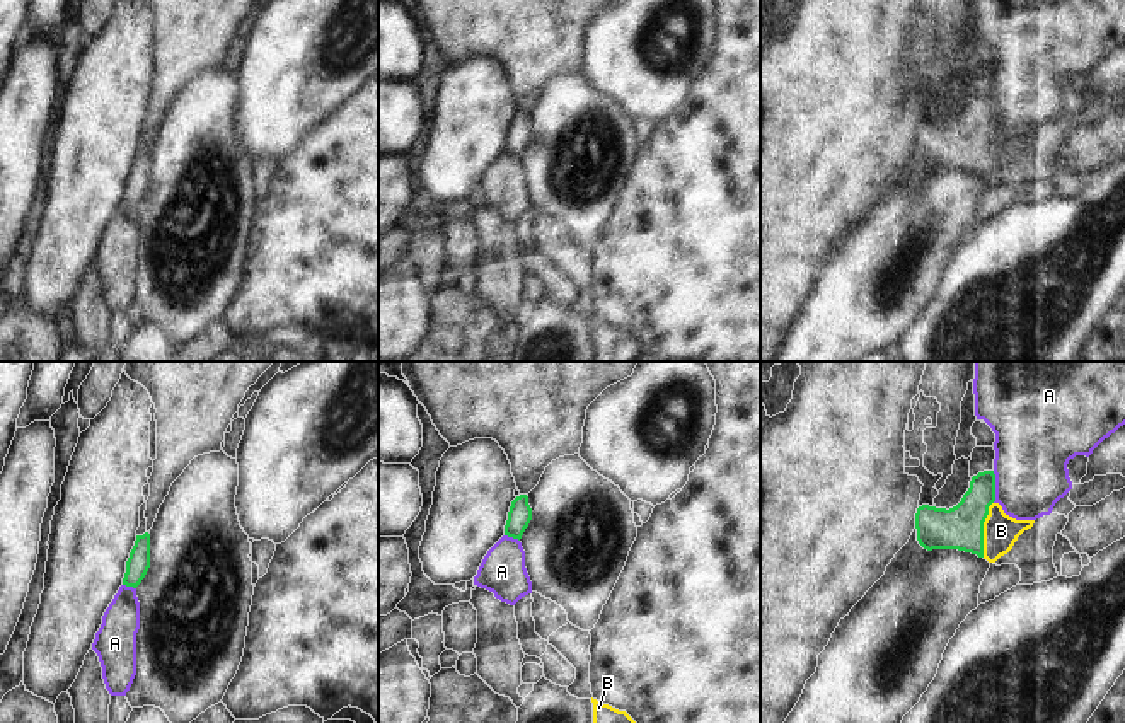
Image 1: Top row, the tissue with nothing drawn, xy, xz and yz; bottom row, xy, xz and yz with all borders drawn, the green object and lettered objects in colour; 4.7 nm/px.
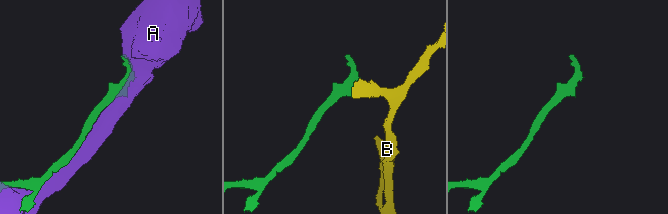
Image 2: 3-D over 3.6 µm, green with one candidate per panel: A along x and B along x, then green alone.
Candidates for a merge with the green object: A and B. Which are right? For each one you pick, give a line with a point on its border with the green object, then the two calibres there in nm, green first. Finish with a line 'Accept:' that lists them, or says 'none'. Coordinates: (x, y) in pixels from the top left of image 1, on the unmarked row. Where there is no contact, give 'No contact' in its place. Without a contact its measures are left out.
B: Touches green at yz (982, 147). Thickness 200 nm (green) against 160 nm
Accept: B

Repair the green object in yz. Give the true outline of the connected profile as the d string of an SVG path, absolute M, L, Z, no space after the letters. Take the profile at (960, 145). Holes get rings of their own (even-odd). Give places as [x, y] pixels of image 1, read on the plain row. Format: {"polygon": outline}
{"polygon": "M995 92L972 95L961 119L946 128L922 123L915 131L919 162L927 167L958 167L995 181L1035 138L1016 138L995 119Z"}

